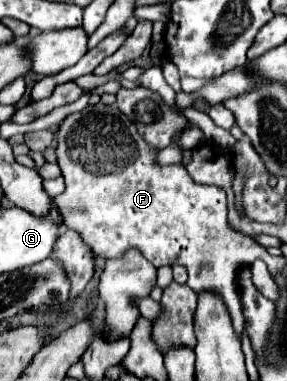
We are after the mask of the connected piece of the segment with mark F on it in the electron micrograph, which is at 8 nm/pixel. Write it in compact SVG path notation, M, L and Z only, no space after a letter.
M99 102L99 104L95 104L95 106L87 106L87 108L81 110L81 112L69 114L69 116L61 122L61 126L59 126L59 130L57 130L57 148L55 148L55 154L57 154L57 164L59 164L59 168L61 168L61 176L65 178L65 184L67 184L65 192L59 194L59 196L55 198L55 202L59 204L59 208L61 208L63 214L65 214L65 226L67 226L67 228L79 232L79 234L83 236L83 240L93 248L93 252L95 252L97 256L101 256L101 258L121 258L129 248L137 248L137 250L139 250L149 262L153 262L157 268L159 268L159 266L173 266L175 262L179 262L179 264L185 266L185 270L187 270L187 286L189 286L189 288L193 288L197 294L209 290L209 292L219 292L219 296L223 296L223 300L225 300L225 304L227 304L227 308L229 308L229 312L231 312L233 326L235 326L235 330L241 334L241 330L243 330L241 302L233 302L233 292L229 290L229 276L233 276L233 272L235 272L241 264L253 262L255 258L263 258L265 252L263 252L261 248L257 248L255 242L249 244L249 240L253 240L251 236L241 234L241 232L237 232L237 230L233 230L233 228L229 226L229 220L227 220L227 196L225 196L223 188L195 184L183 166L171 166L171 170L163 170L163 168L155 162L157 150L155 150L151 144L147 144L147 142L143 140L143 136L139 136L135 122L131 122L123 112L119 112L119 108L117 108L115 104L107 106L107 104Z

